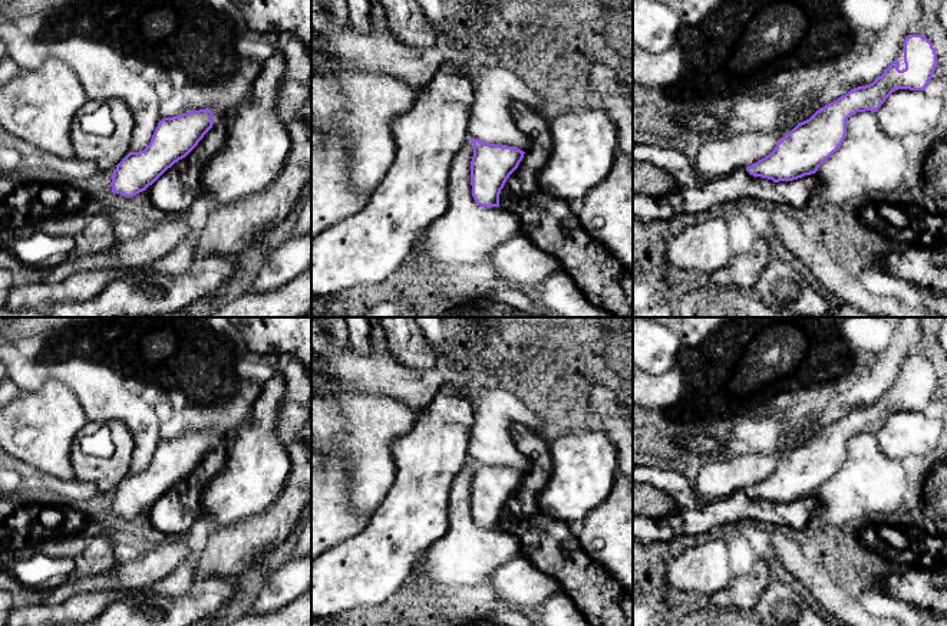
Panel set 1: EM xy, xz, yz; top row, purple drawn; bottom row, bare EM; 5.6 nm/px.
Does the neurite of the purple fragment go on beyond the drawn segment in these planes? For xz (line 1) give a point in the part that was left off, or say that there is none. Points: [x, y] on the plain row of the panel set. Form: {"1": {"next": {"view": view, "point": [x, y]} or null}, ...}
{"1": {"next": null}}

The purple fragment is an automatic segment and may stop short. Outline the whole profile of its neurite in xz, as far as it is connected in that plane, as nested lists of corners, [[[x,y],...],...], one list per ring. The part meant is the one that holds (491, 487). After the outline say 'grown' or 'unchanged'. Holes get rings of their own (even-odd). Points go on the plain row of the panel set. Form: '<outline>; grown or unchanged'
[[[471,461],[474,478],[471,482],[472,518],[481,528],[499,528],[499,515],[509,497],[518,490],[524,472],[515,468],[486,465]]]; unchanged

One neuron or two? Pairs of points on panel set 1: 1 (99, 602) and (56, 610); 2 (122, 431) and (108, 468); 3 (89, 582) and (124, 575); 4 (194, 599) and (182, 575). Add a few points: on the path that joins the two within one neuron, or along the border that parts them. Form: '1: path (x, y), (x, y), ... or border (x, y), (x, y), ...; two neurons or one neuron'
1: path (89, 605), (76, 610), (66, 610); one neuron
2: path (122, 440), (122, 454), (116, 460); one neuron
3: path (98, 582), (115, 579); one neuron
4: border (194, 580), (185, 593), (164, 595); two neurons

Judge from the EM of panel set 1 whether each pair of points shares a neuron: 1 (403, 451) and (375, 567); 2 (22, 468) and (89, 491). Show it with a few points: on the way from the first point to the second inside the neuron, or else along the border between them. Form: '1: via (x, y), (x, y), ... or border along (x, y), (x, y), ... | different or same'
1: via (409, 480), (409, 524), (395, 539) | same
2: via (39, 474), (50, 483), (72, 488) | same

